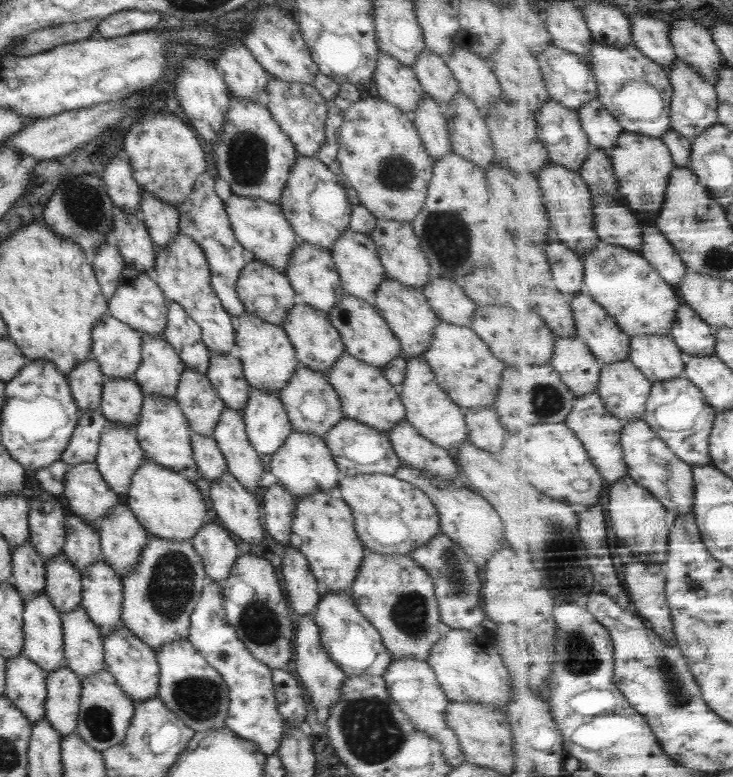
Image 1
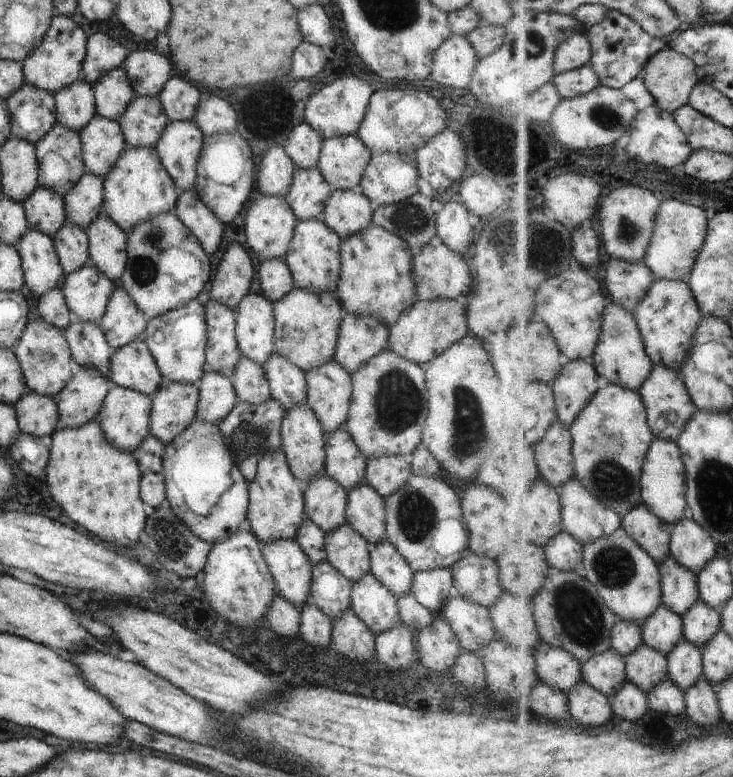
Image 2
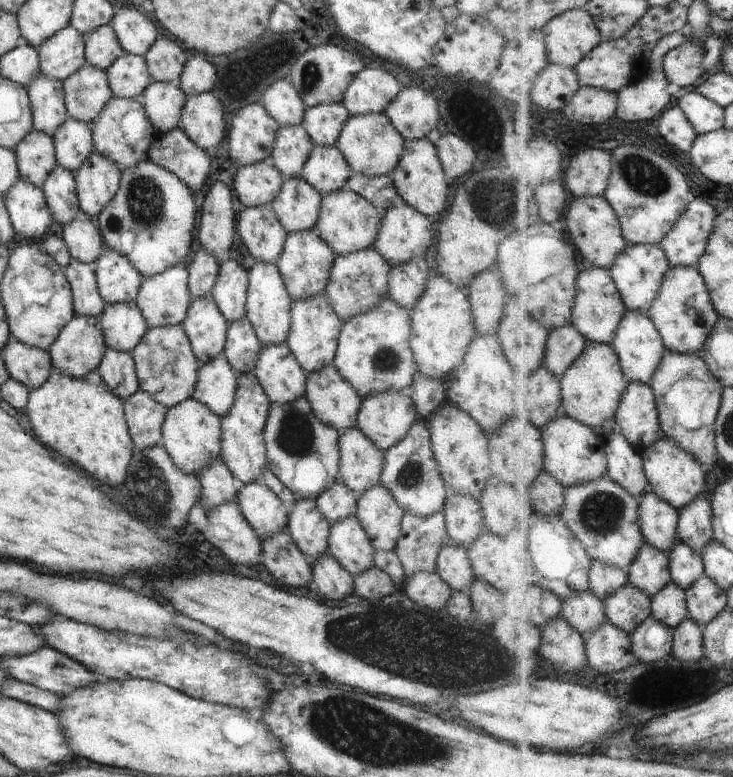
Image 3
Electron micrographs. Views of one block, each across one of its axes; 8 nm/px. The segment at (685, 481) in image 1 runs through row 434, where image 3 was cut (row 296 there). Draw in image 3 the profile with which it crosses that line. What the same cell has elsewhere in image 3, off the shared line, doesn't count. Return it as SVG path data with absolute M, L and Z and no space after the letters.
M629 245L619 256L616 266L610 271L623 294L627 307L632 311L640 311L648 315L653 307L653 302L659 297L667 274L672 268L667 251L661 245Z

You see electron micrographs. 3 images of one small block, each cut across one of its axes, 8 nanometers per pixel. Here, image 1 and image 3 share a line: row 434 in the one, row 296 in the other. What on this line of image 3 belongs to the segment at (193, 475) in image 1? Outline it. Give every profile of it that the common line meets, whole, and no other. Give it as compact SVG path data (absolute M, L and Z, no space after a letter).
M182 264L168 267L160 274L151 277L142 277L142 284L134 301L149 328L156 328L182 324L186 318L191 299L189 272Z

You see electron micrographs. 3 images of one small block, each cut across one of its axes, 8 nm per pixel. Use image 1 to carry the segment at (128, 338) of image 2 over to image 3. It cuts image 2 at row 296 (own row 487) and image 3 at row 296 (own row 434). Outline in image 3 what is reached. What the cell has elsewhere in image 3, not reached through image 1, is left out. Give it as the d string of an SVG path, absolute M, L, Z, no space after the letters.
M104 244L102 254L93 265L99 295L105 303L127 303L135 300L142 284L142 276L124 255Z

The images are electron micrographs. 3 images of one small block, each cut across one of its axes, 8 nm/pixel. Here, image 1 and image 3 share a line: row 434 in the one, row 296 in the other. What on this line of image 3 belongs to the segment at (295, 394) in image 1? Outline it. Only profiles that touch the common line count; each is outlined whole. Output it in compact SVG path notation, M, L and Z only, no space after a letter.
M325 294L316 295L293 302L290 314L291 325L285 344L288 345L306 374L332 365L343 322L329 305L327 296Z

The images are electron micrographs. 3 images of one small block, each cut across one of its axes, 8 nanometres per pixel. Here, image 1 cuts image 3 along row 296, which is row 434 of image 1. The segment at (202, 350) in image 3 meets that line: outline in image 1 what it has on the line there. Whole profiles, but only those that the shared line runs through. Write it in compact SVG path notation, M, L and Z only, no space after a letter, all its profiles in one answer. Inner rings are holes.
M185 369L181 374L174 398L188 419L191 432L212 437L225 405L216 395L216 390L208 377L201 372ZM203 392L212 394L214 400L210 406L202 406L198 402L198 396Z

